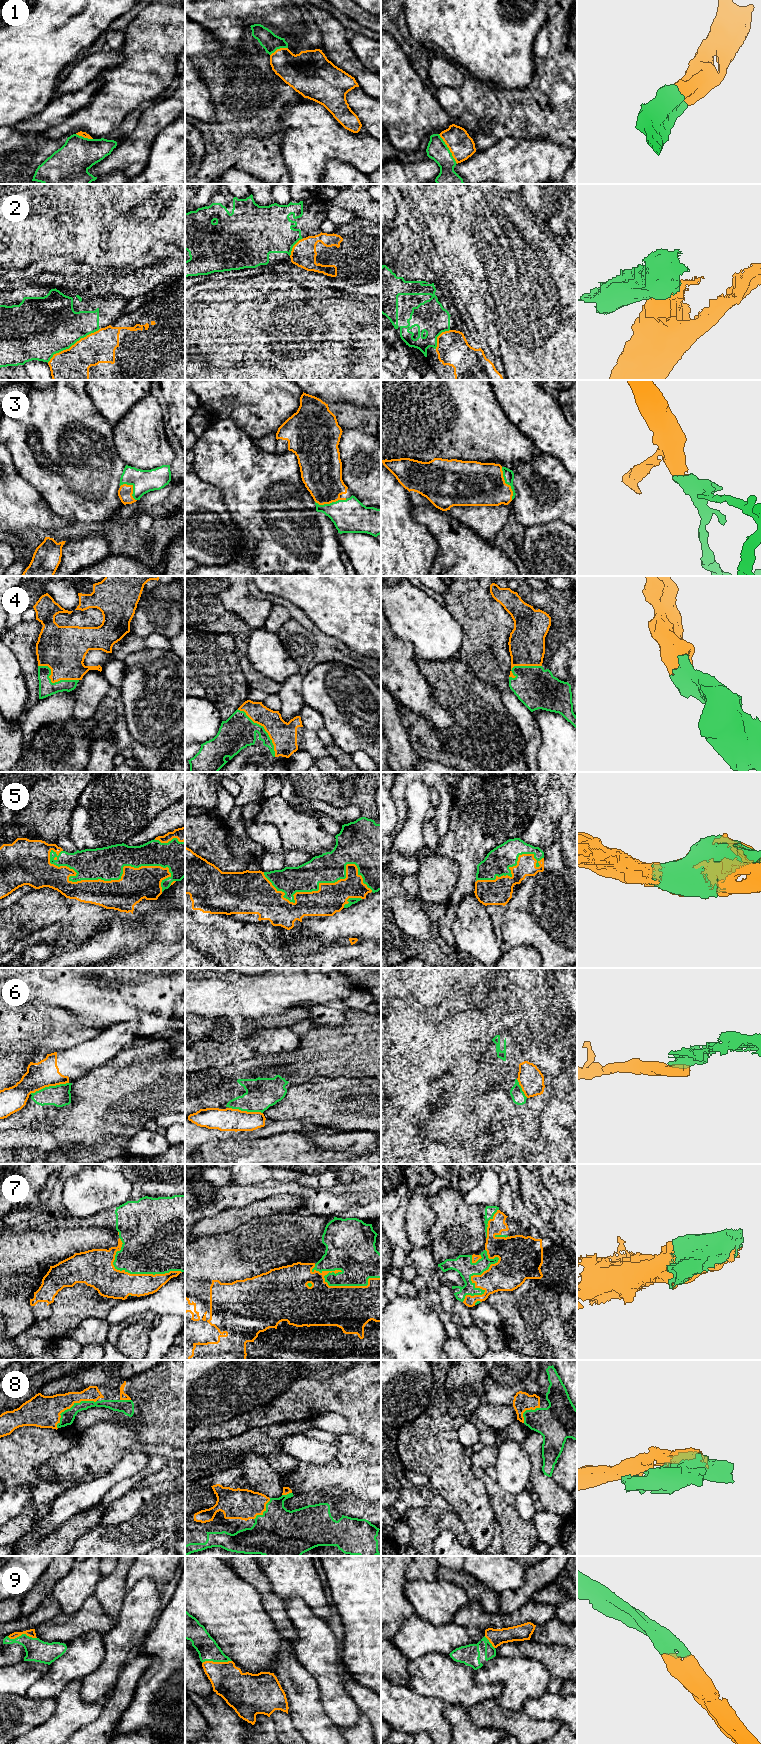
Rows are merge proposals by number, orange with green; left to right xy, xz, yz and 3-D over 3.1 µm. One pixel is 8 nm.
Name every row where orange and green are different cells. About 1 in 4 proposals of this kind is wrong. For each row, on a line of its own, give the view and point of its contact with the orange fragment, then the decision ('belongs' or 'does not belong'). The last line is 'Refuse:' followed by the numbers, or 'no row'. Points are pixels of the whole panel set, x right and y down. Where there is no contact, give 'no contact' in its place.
1: yz (449, 149) | belongs
2: xy (72, 345) | does not belong
3: yz (507, 484) | belongs
4: xz (264, 728) | belongs
5: xy (103, 880) | belongs
6: xy (49, 1085) | does not belong
7: xz (342, 1286) | belongs
8: xy (71, 1406) | belongs
9: xz (216, 1662) | belongs
Refuse: 2, 6

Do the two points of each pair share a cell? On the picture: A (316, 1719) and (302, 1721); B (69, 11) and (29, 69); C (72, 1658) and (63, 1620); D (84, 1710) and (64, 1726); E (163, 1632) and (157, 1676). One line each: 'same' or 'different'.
A: same
B: same
C: different
D: same
E: same

